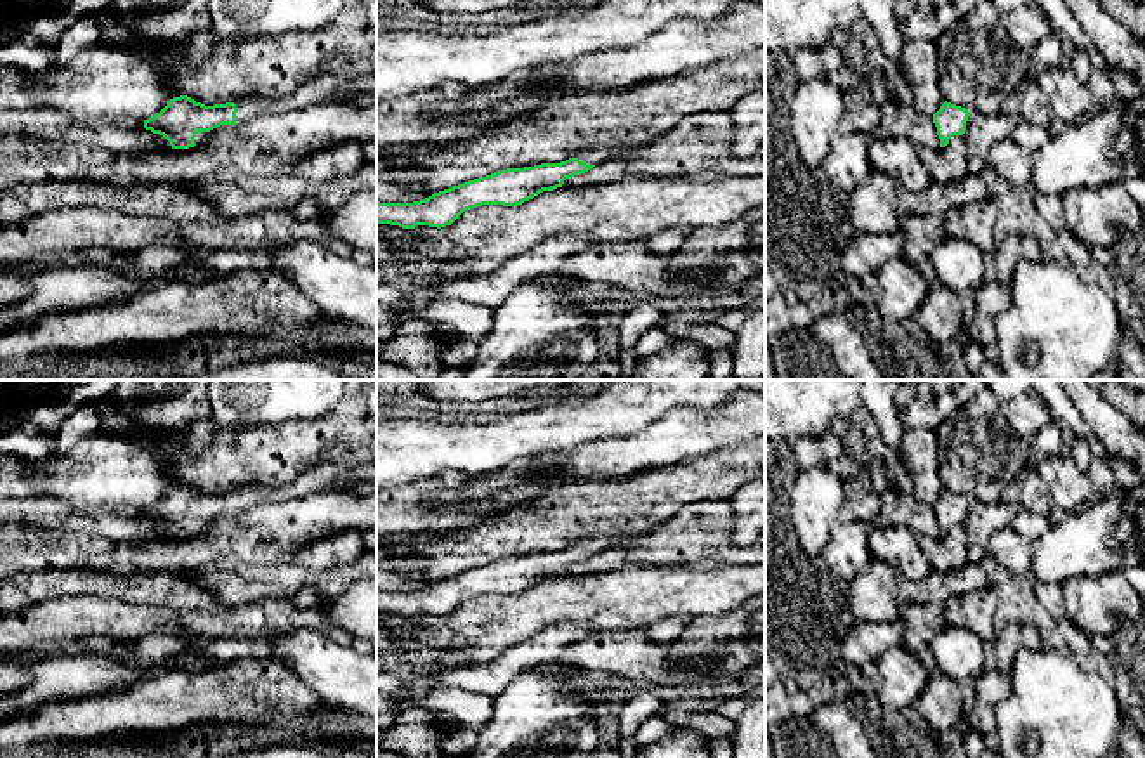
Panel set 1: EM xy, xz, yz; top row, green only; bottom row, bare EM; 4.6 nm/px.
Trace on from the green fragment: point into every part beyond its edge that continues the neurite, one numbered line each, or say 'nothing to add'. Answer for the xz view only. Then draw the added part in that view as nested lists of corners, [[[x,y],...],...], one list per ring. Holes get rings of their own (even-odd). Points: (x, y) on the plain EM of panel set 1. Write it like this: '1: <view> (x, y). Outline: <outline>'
1: xz (592, 545). Outline: [[[649,520],[642,531],[633,531],[633,533],[619,531],[616,534],[599,534],[595,538],[588,538],[588,539],[576,543],[574,546],[578,546],[579,550],[583,550],[586,553],[599,553],[605,548],[612,548],[612,546],[628,543],[628,541],[635,539],[638,534],[652,533],[656,524],[658,524],[656,520]]]

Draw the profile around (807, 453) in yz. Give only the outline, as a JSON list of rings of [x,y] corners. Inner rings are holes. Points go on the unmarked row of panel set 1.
[[[833,428],[821,437],[795,437],[788,442],[798,470],[826,467],[843,480],[864,474],[864,470],[847,453],[841,439],[833,432]]]

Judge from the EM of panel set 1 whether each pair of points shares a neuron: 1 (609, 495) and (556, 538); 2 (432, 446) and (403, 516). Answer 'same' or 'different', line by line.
1: same
2: different

